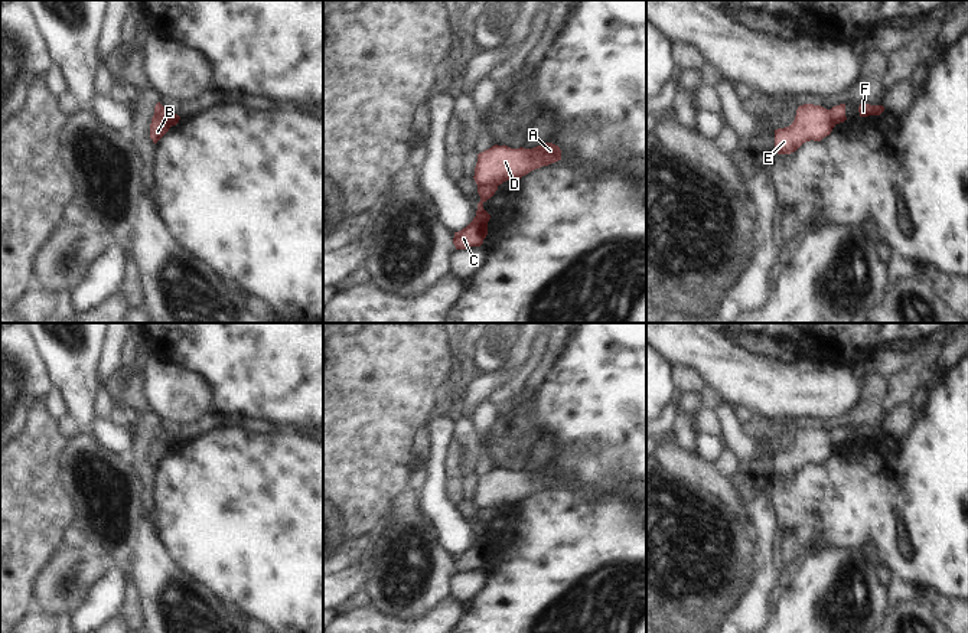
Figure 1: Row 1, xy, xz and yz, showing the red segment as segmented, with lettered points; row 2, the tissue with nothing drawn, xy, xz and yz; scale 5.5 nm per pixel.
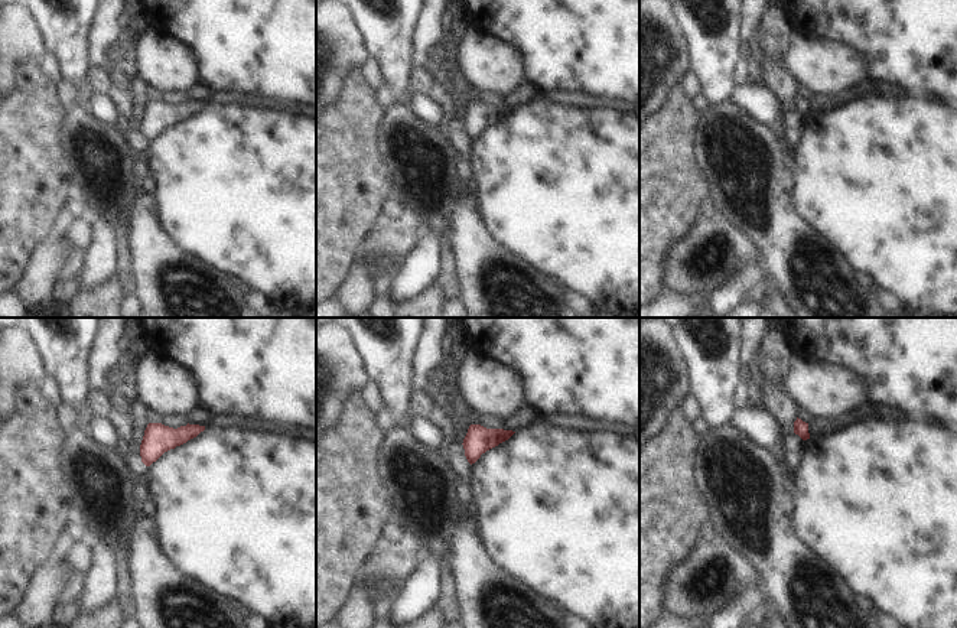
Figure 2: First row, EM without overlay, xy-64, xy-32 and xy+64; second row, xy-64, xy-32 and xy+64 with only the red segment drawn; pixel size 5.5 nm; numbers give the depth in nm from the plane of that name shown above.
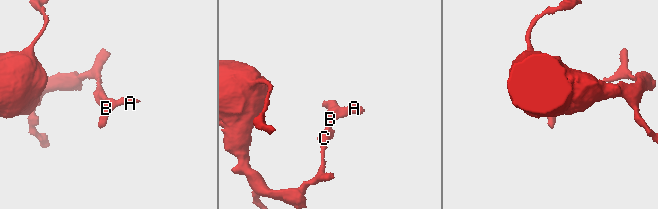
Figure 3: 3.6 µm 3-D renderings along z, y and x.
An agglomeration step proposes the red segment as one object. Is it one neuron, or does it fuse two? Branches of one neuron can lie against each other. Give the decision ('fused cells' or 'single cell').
fused cells

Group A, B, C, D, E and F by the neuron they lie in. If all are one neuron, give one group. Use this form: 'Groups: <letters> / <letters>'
Groups: A B D E / C F

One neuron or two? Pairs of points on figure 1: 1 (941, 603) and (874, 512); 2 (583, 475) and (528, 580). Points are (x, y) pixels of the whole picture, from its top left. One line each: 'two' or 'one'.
1: two
2: one

